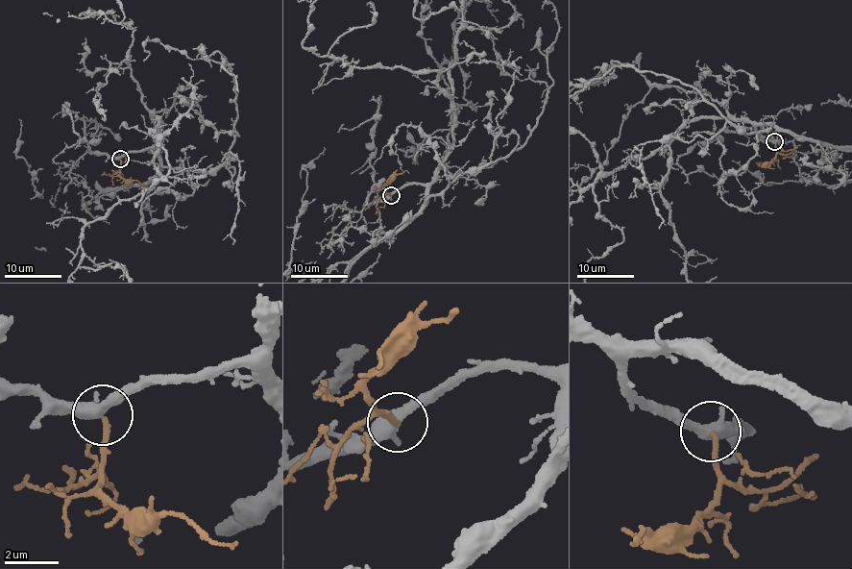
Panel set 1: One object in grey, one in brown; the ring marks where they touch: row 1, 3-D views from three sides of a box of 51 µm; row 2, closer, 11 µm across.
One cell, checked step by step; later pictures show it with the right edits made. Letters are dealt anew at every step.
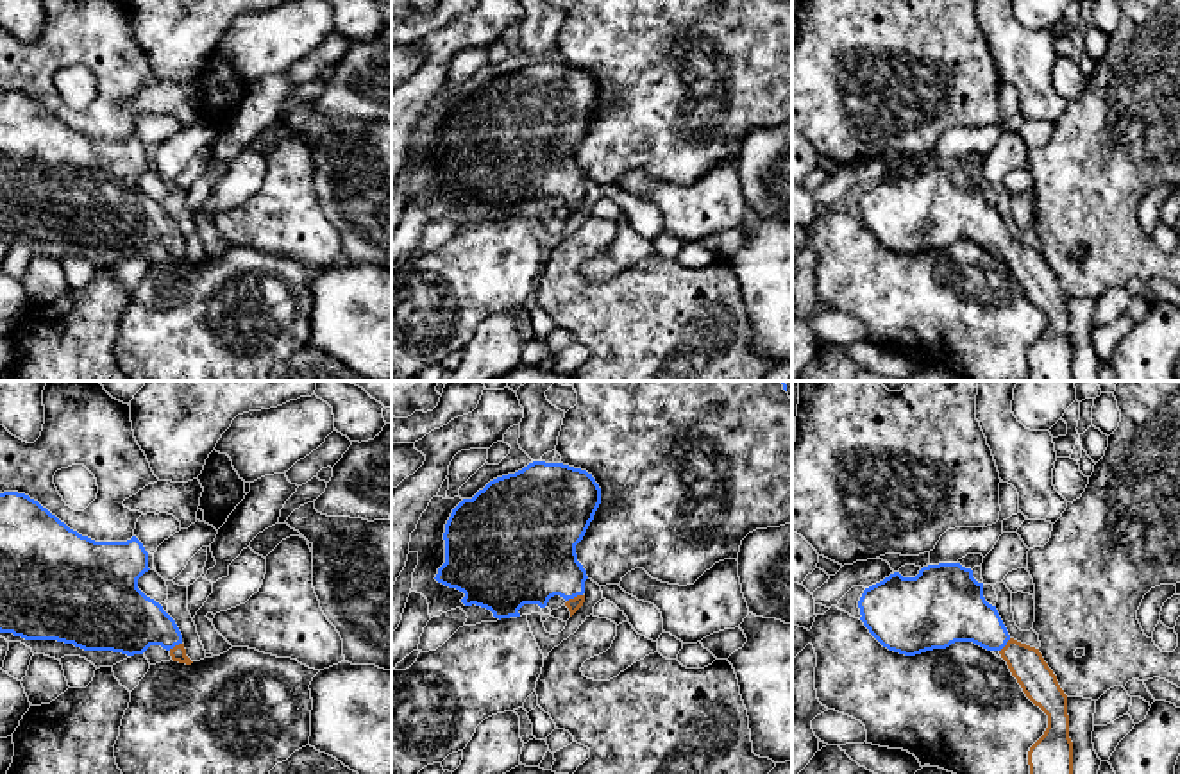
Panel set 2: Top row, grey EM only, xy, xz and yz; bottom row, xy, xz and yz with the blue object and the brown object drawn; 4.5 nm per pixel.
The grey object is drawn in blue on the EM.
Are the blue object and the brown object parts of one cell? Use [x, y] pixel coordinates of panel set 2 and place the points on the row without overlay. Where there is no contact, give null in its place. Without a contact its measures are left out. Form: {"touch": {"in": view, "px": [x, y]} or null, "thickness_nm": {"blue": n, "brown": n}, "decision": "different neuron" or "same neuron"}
{"touch": {"in": "xz", "px": [574, 195]}, "thickness_nm": {"blue": 380, "brown": 60}, "decision": "same neuron"}

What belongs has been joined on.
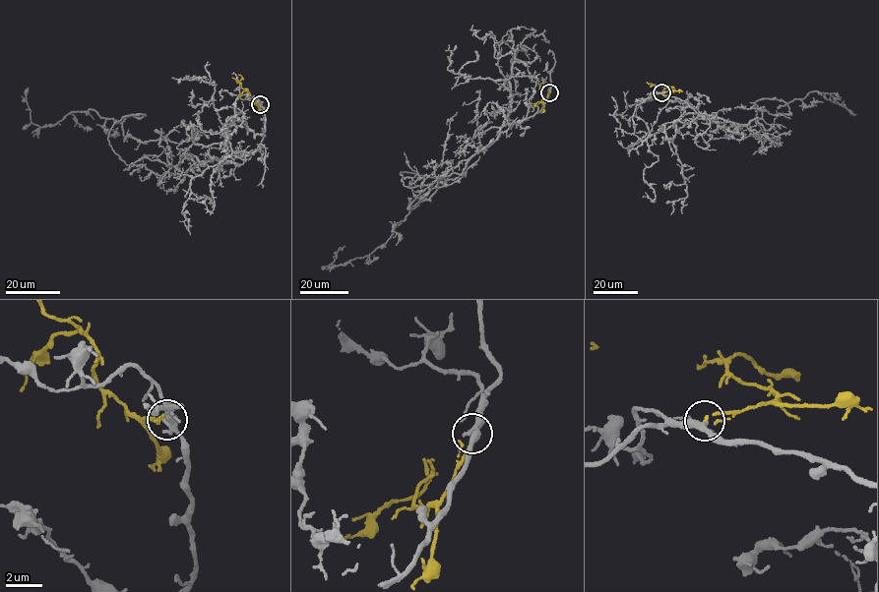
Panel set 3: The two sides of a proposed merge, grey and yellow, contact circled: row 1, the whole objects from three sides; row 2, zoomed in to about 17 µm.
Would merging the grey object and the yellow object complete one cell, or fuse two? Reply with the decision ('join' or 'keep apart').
join

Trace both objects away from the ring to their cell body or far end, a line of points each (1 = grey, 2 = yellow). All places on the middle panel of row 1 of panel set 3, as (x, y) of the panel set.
1: (549, 92), (461, 174), (408, 187), (401, 172), (437, 187), (382, 245), (332, 264), (345, 246)
2: (549, 92), (541, 101), (543, 98), (540, 88), (546, 84), (545, 81)

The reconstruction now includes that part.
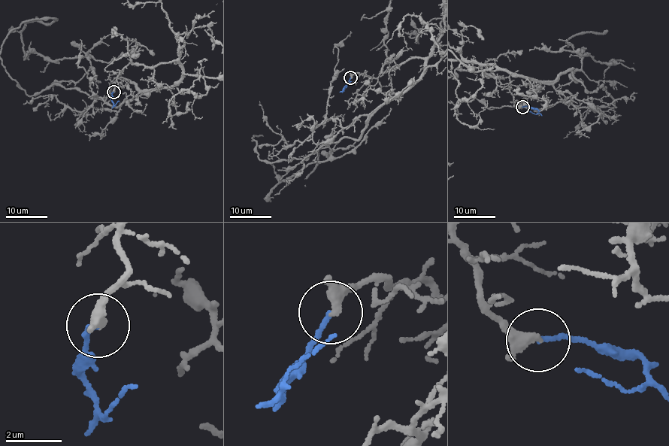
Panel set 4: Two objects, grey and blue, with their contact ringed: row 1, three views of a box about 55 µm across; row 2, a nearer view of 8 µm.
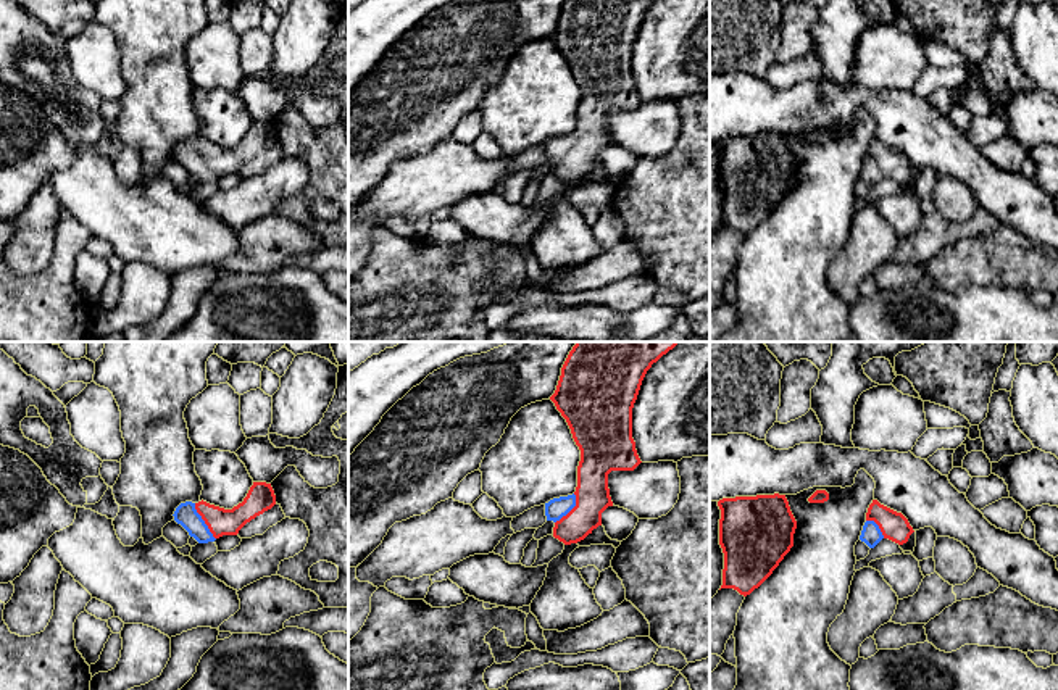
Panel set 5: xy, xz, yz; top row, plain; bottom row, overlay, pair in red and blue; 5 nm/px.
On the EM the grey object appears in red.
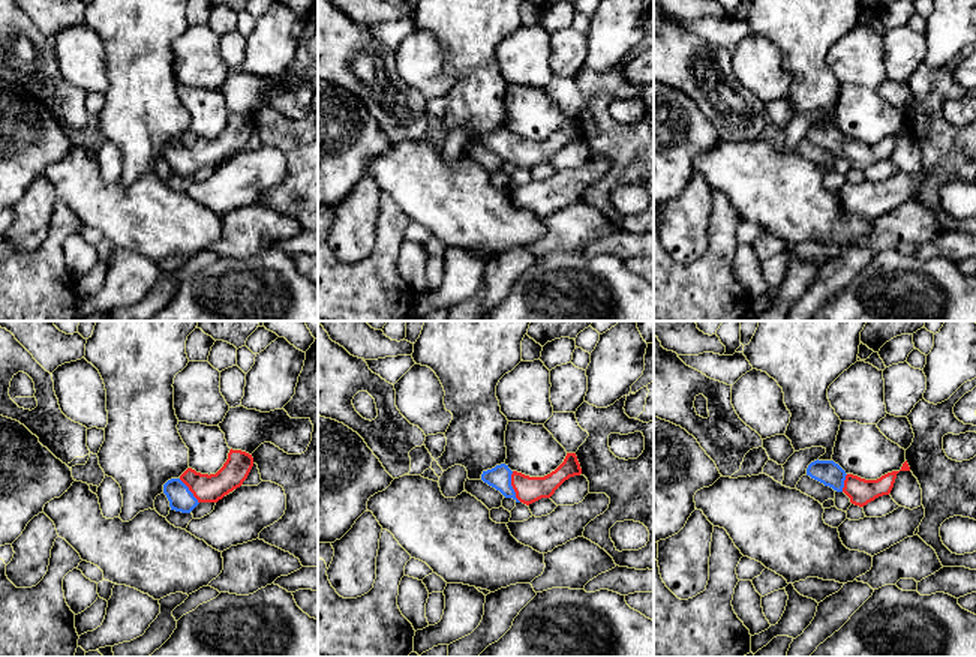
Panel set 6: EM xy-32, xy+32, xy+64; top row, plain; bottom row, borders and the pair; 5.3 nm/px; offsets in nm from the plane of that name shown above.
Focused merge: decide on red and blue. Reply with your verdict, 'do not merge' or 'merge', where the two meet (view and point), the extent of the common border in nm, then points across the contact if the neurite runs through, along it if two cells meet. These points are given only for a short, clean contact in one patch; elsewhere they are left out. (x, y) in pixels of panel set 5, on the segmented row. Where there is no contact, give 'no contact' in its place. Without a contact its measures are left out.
merge; contact xy (204, 519); length 220 nm; way xy (220, 521), (204, 519), (186, 515)

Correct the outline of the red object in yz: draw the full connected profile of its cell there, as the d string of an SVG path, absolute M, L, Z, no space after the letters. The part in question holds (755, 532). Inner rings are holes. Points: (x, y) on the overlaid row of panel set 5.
M779 493L723 498L718 506L721 509L719 545L724 553L721 588L734 588L747 596L773 574L794 547L797 521L785 495Z

